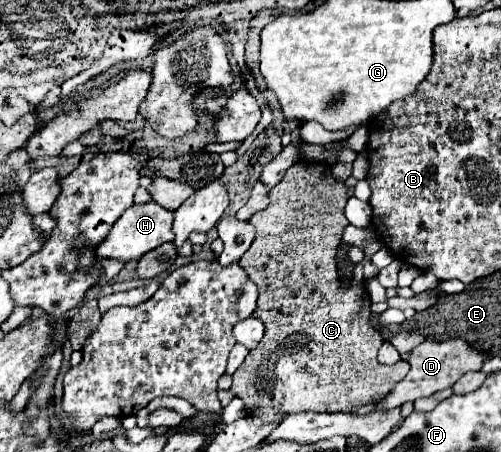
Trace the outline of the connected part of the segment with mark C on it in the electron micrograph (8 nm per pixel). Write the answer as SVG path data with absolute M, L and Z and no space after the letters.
M300 161L298 165L294 165L290 171L286 171L284 179L272 187L270 191L270 205L266 211L262 213L256 213L250 223L256 227L256 239L252 243L252 247L242 255L240 259L240 265L242 269L248 273L248 277L256 283L258 287L258 307L254 311L254 317L262 319L264 325L266 325L266 333L260 341L260 345L256 349L252 349L246 357L246 361L240 365L240 369L232 375L234 377L234 383L232 383L232 391L236 393L236 397L240 397L244 403L246 403L246 409L248 409L248 415L252 417L262 417L264 421L272 421L276 415L288 415L288 413L302 413L302 411L326 411L326 413L336 413L336 411L352 411L356 407L362 407L362 405L368 405L368 403L374 403L374 401L382 401L382 397L386 397L386 393L390 393L390 389L400 381L404 379L404 375L408 373L410 365L405 360L400 360L394 365L383 365L378 363L376 359L376 353L378 349L382 347L384 339L382 339L382 333L370 323L371 311L370 306L372 301L365 295L366 289L364 289L364 283L360 285L348 285L344 287L342 281L340 281L340 275L338 275L338 265L336 265L336 253L340 249L340 243L342 243L342 233L348 225L348 219L344 217L344 207L346 207L346 201L348 201L348 187L334 179L332 177L332 171L330 171L330 165L328 163L310 163L310 161Z

